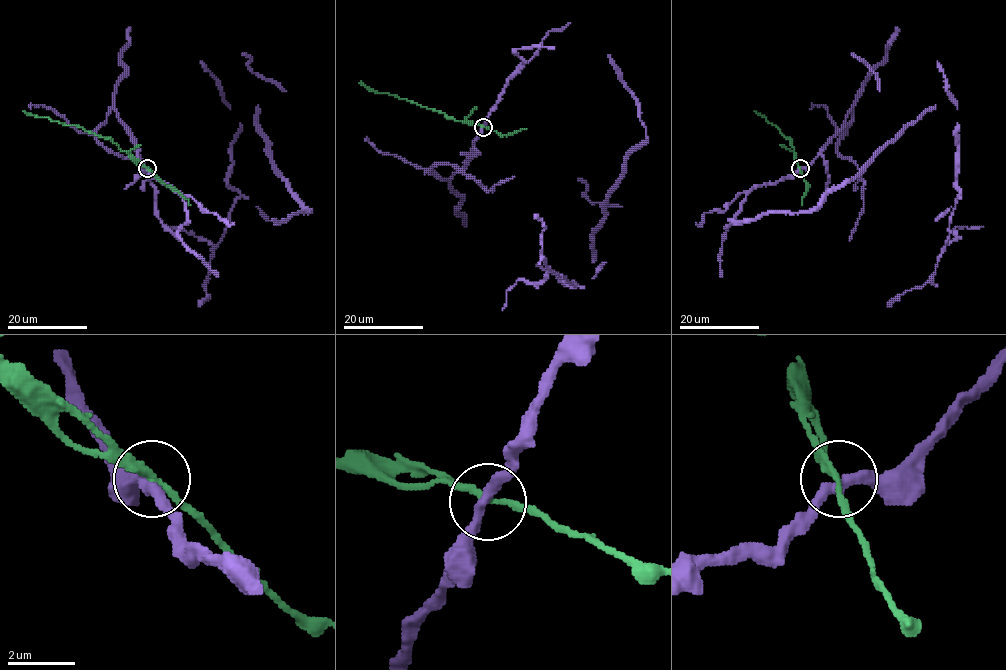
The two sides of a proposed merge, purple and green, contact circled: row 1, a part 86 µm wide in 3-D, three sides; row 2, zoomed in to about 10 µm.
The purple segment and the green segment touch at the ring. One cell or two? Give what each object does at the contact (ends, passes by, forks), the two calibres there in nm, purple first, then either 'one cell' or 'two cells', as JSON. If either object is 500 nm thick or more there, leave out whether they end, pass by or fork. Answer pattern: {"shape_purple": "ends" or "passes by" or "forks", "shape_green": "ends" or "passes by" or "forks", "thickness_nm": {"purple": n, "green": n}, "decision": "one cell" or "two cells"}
{"shape_purple": "passes by", "shape_green": "passes by", "thickness_nm": {"purple": 320, "green": 180}, "decision": "two cells"}

